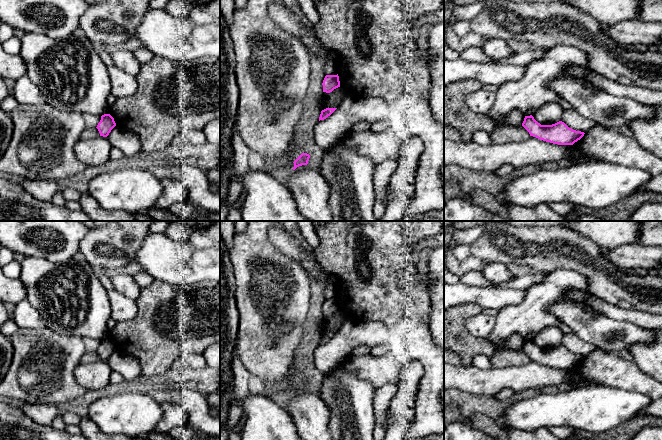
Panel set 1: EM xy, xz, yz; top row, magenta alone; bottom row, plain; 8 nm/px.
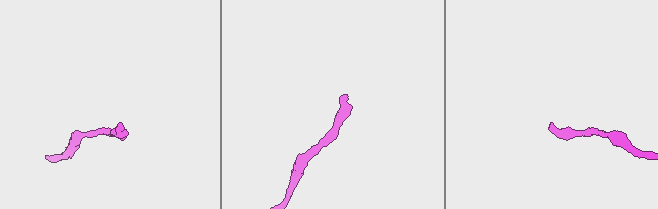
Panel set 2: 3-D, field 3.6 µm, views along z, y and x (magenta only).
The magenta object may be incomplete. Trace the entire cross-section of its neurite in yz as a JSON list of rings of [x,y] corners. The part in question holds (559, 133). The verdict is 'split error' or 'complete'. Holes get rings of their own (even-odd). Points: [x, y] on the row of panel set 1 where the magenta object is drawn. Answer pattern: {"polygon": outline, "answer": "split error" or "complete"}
{"polygon": [[[532,115],[525,116],[522,126],[530,136],[558,145],[573,145],[584,136],[584,132],[569,128],[559,121],[552,125],[541,125]]], "answer": "complete"}

